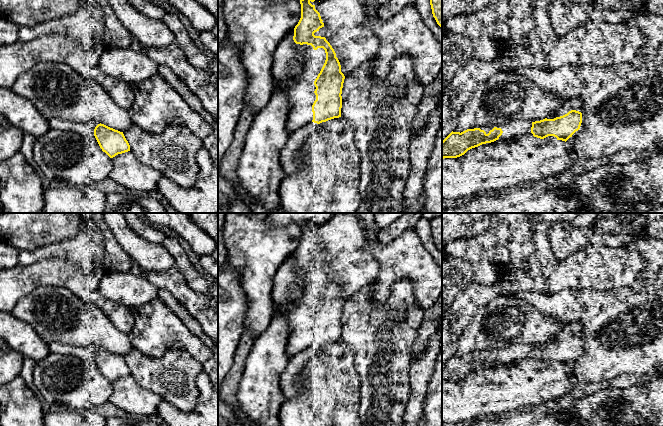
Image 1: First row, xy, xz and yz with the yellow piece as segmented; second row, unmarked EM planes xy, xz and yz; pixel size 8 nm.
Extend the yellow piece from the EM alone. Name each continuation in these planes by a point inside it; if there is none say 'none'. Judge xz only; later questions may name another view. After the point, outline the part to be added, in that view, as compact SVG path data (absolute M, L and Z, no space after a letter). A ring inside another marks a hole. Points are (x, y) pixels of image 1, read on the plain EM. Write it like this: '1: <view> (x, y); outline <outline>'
1: xz (300, 316); outline M318 272L313 285L304 290L302 297L286 310L286 318L290 327L287 346L289 356L305 351L312 346L312 329L316 324L314 305L325 284L325 274Z

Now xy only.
1: xy (86, 353); outline M50 342L48 343L48 347L51 353L74 355L83 360L94 360L95 351L98 348L100 348L99 346L93 346L93 345L87 347L79 347L64 344L61 342Z

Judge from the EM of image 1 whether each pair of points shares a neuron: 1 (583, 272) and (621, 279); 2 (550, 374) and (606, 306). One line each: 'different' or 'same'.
1: same
2: different

